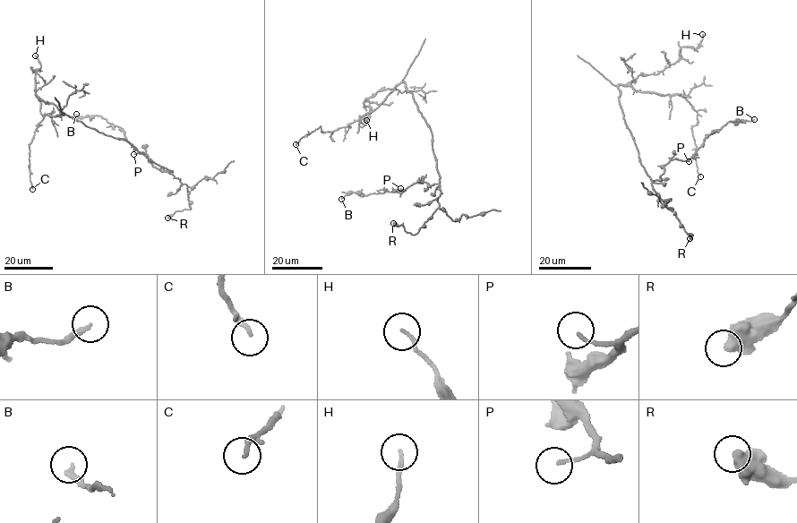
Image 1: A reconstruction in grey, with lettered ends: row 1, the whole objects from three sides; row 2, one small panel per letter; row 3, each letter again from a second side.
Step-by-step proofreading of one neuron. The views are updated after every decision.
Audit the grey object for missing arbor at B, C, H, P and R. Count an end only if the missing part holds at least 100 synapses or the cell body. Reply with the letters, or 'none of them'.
none of them

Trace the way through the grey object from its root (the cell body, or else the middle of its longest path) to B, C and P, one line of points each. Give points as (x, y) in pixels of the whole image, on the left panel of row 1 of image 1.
B: (122, 140), (169, 171), (153, 167), (147, 154), (138, 153), (127, 142), (118, 126), (100, 115), (76, 114)
C: (122, 140), (107, 135), (61, 113), (60, 116), (45, 115), (29, 146), (32, 189)
P: (122, 140), (169, 171), (153, 167), (143, 152), (133, 154)

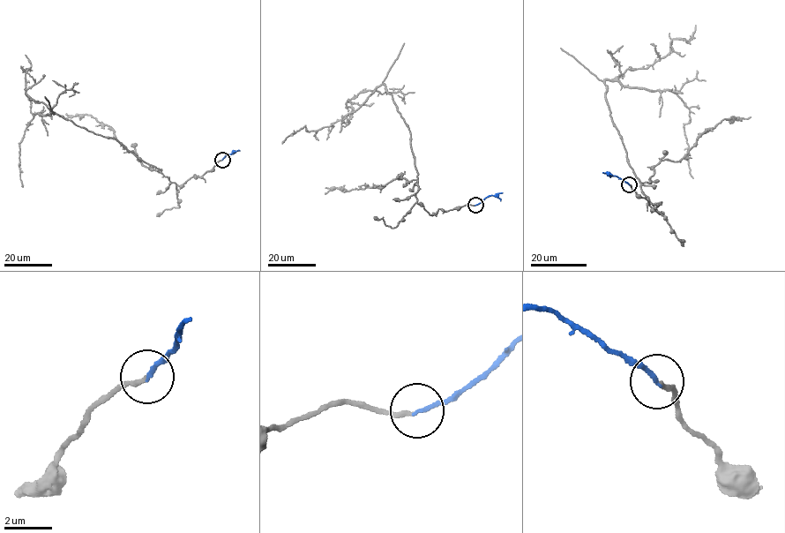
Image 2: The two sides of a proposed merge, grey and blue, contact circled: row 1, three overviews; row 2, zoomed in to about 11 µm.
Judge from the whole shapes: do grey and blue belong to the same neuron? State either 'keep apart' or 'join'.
join

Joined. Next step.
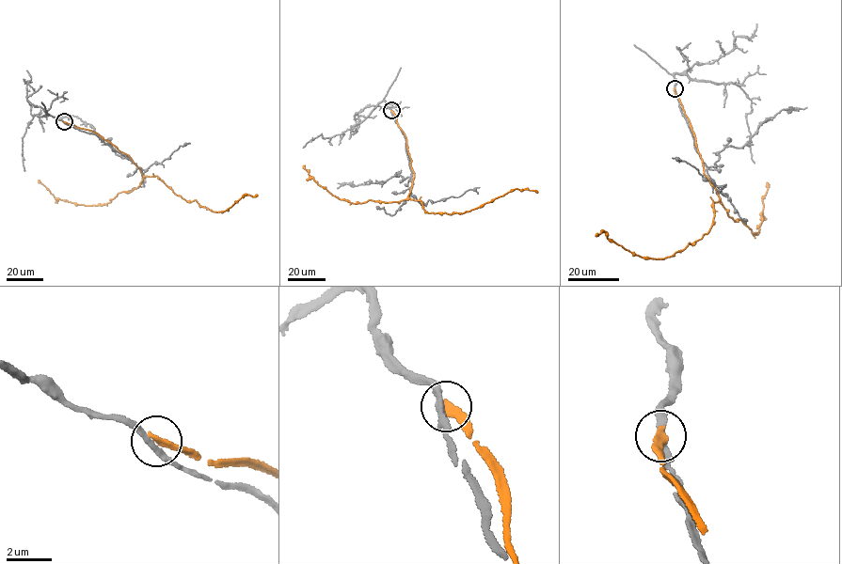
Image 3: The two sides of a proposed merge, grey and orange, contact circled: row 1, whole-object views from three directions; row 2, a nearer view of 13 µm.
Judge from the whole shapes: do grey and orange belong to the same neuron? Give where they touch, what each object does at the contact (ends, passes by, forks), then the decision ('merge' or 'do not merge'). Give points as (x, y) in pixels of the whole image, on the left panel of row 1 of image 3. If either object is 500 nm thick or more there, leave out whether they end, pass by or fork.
at (64, 121); grey passes by; orange ends there; do not merge

